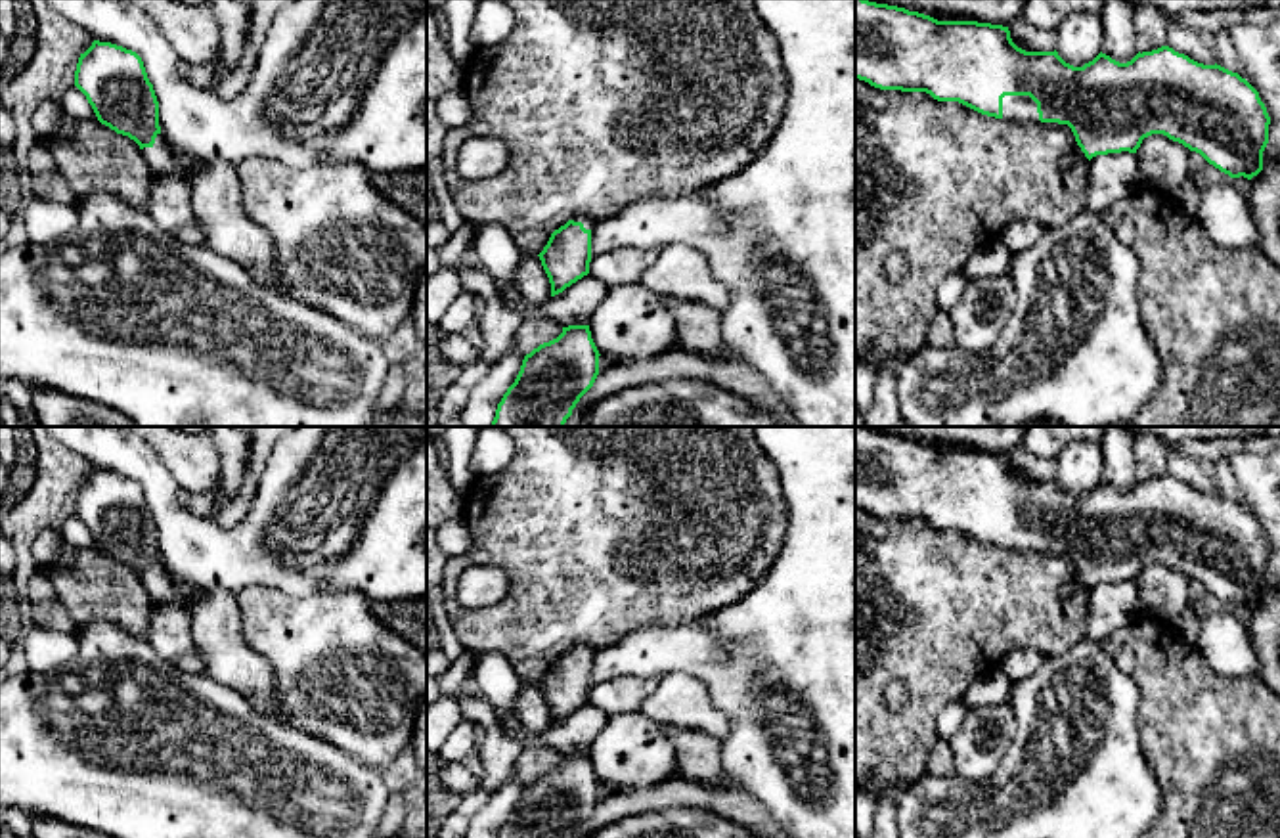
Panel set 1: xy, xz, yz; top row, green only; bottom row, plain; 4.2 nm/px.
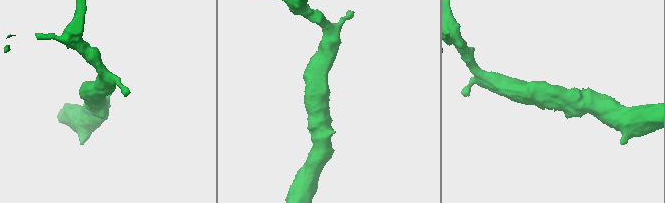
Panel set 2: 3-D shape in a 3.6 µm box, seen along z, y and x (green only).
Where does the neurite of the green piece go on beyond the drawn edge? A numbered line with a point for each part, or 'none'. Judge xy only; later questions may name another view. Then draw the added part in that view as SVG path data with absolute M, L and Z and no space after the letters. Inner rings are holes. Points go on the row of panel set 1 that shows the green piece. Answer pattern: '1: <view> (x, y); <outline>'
1: xy (159, 157); M163 132L157 134L151 147L142 149L143 161L149 165L151 172L172 172L176 168L172 151L168 149Z

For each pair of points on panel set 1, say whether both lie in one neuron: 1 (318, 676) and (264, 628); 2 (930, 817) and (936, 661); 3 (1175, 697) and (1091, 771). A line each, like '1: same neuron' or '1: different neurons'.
1: same neuron
2: different neurons
3: different neurons

